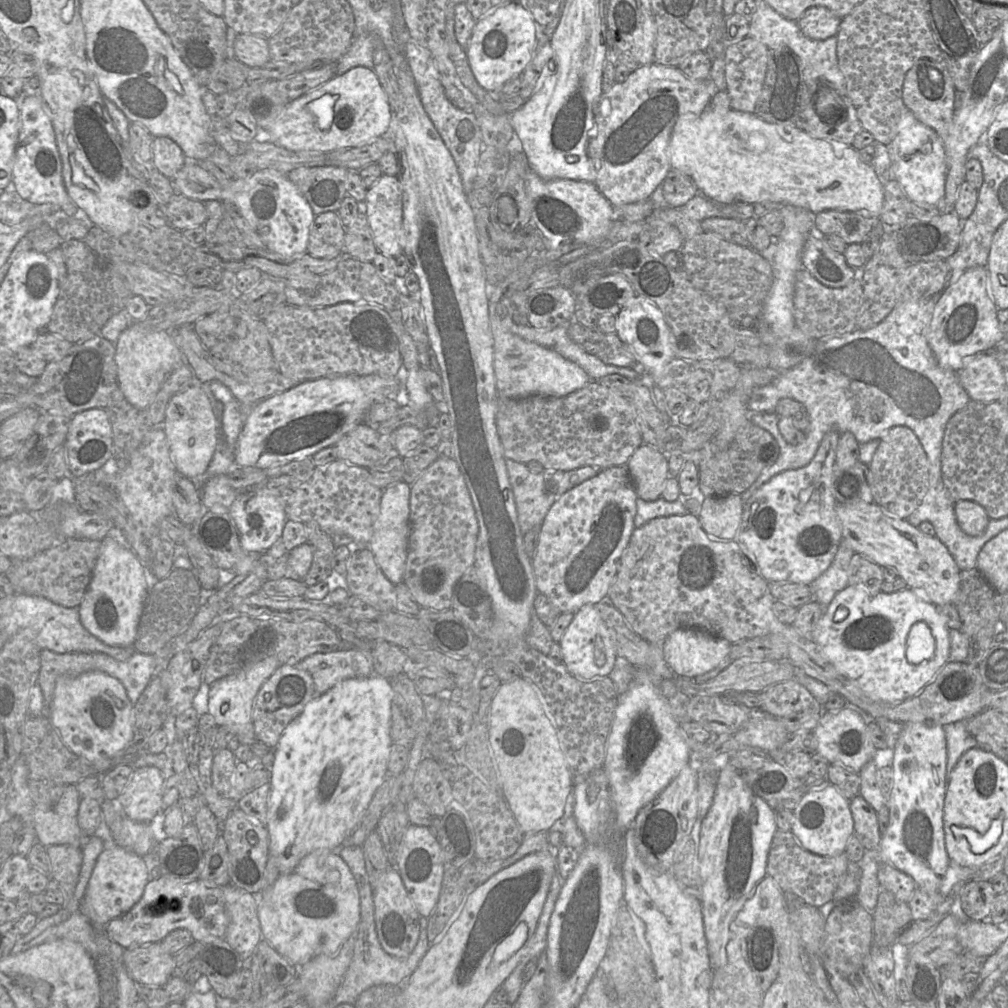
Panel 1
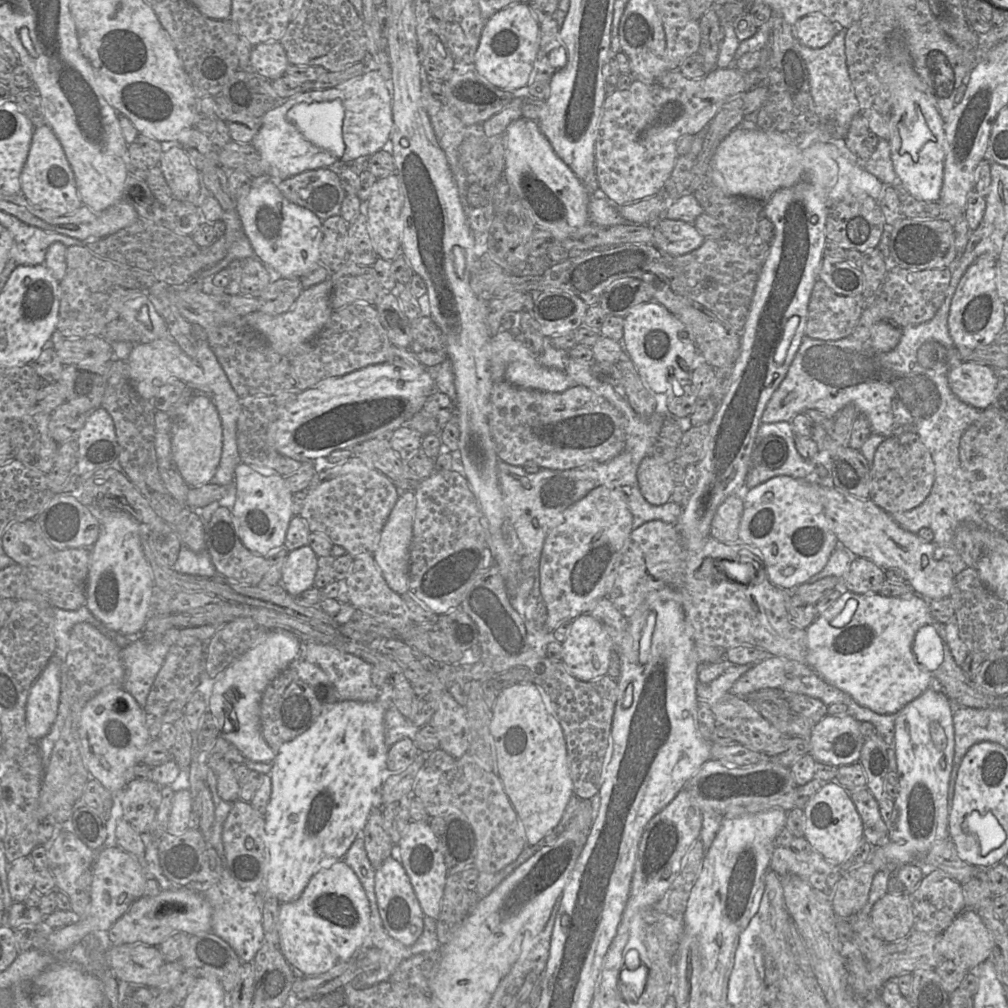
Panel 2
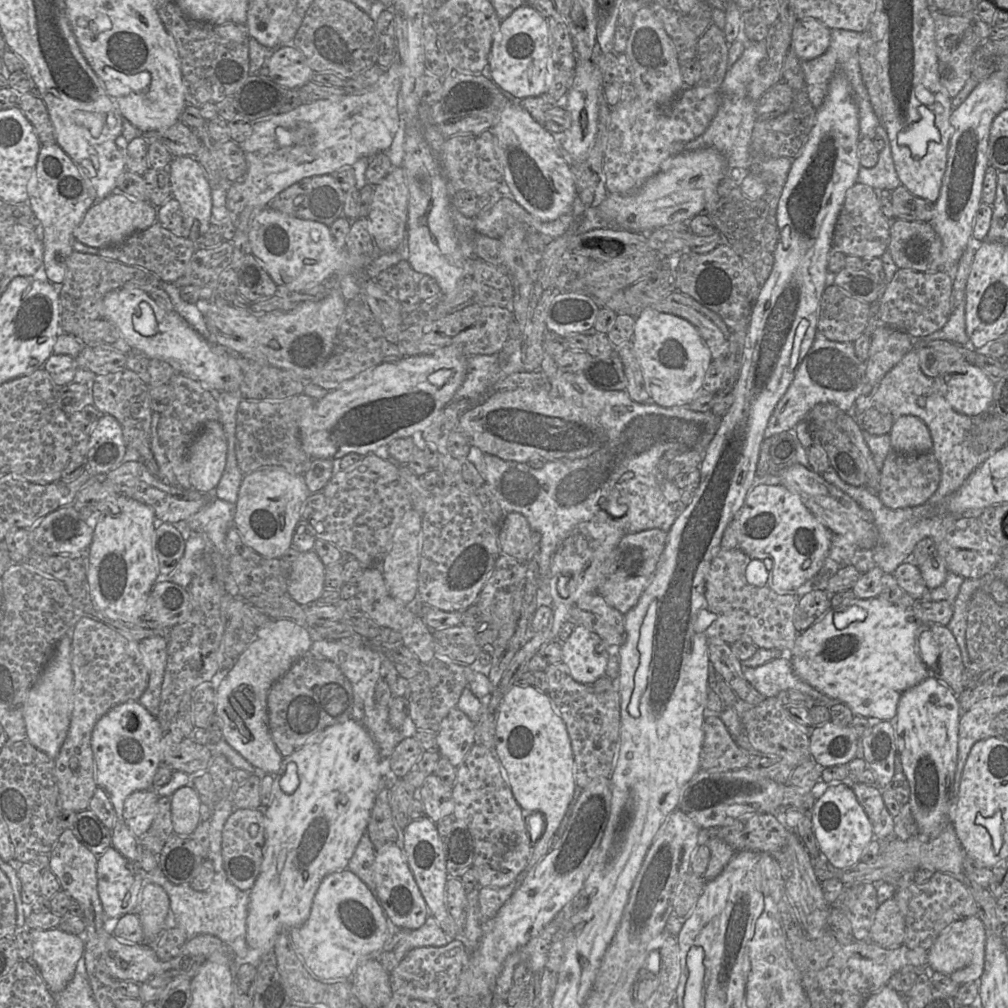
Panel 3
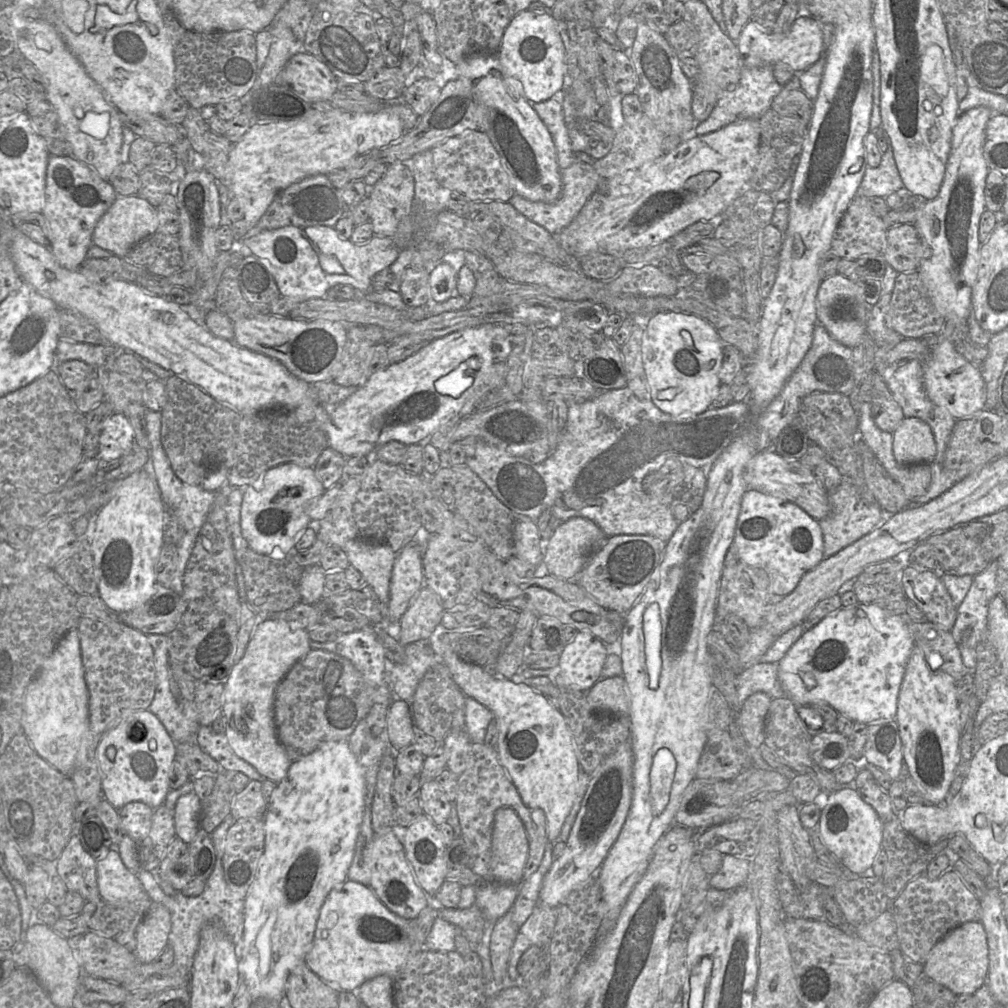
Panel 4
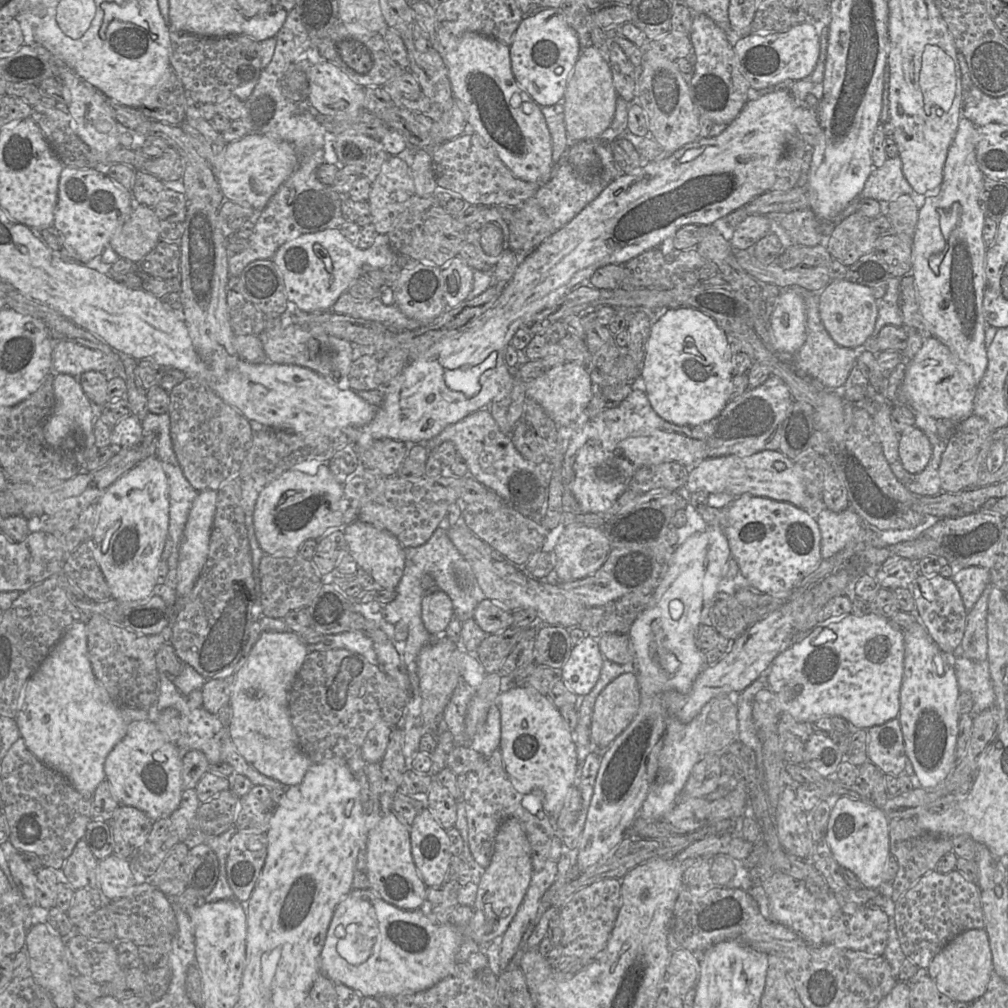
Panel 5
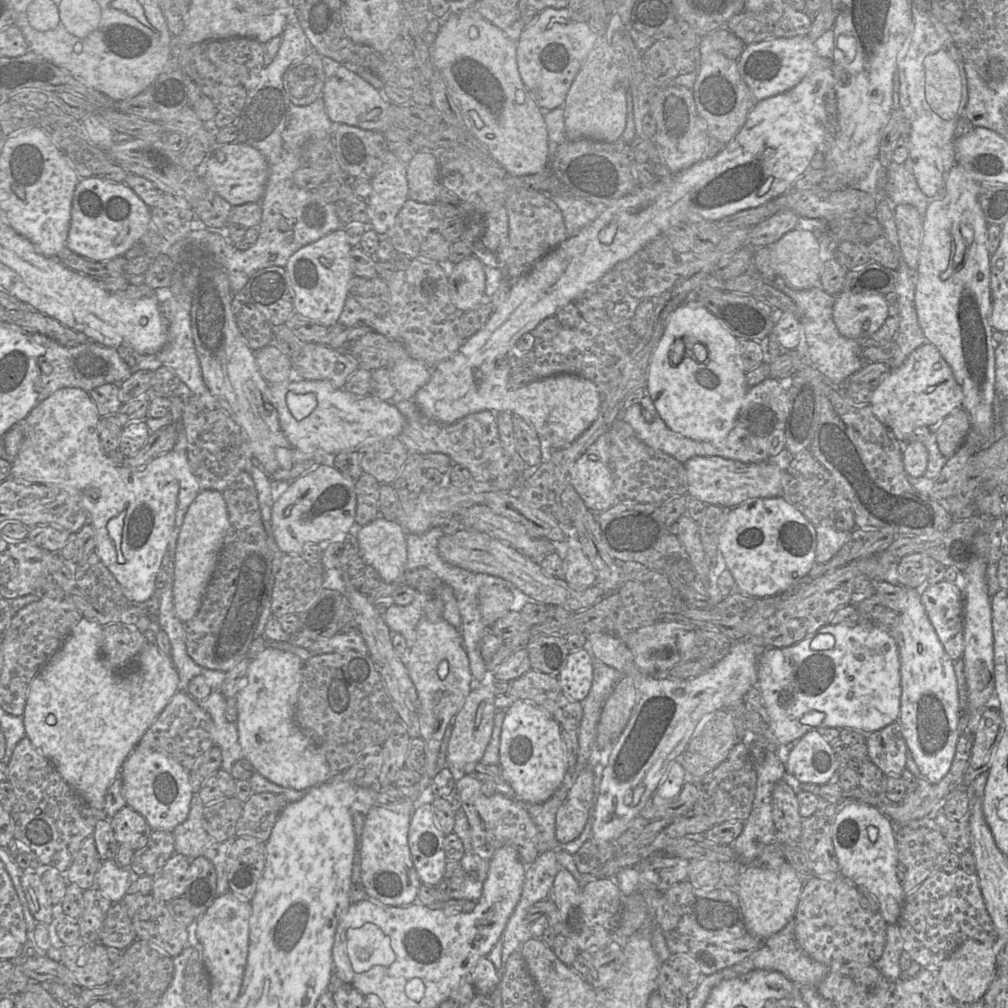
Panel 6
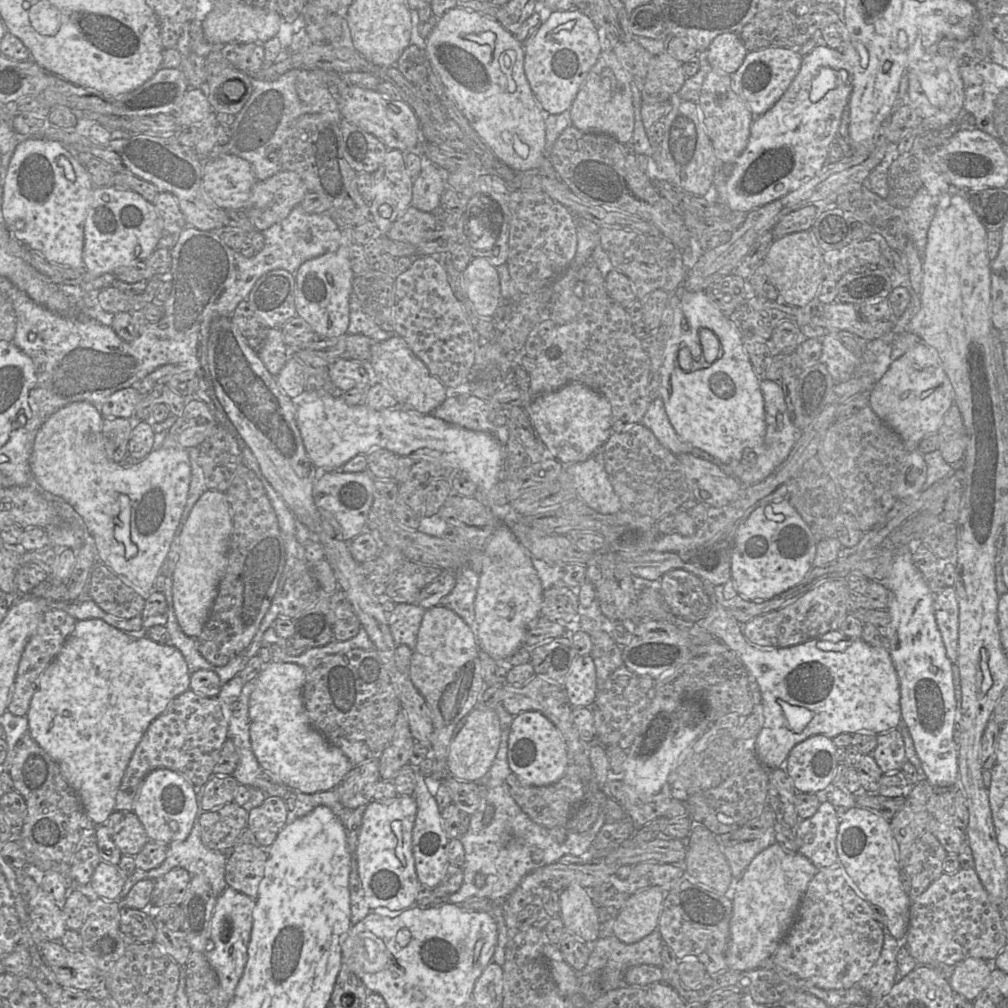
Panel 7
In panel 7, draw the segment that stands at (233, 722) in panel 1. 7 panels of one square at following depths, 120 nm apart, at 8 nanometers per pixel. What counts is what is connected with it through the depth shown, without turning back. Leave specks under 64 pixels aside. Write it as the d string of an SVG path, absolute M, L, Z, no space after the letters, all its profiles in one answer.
M271 661L264 665L255 679L255 688L249 699L250 738L261 768L292 789L316 793L337 788L354 765L312 725L303 703L304 669L290 662Z

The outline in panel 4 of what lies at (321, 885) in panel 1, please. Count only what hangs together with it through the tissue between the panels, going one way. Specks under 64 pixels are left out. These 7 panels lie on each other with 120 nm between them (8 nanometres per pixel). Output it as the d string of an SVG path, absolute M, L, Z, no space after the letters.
M347 879L334 887L326 897L319 913L314 940L305 957L308 967L323 981L343 991L355 991L367 980L379 975L395 977L406 962L424 948L416 943L412 923L390 911L374 891L362 883Z

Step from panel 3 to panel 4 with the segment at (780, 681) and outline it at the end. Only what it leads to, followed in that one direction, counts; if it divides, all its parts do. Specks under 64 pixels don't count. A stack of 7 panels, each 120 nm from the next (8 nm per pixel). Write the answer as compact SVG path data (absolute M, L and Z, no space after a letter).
M757 662L743 668L736 677L736 690L741 706L756 692L764 692L772 699L787 697L778 678L777 663Z

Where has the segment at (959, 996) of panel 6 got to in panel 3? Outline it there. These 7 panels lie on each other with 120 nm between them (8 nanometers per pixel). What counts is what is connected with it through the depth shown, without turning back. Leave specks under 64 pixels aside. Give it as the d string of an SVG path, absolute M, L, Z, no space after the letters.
M977 915L953 922L938 935L928 951L924 970L941 972L958 984L978 982L984 970L986 939L985 926Z

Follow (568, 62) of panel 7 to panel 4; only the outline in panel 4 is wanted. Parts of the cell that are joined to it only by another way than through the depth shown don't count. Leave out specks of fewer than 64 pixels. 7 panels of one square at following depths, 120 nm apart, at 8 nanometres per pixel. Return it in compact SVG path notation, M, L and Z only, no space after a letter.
M527 9L512 17L503 34L498 57L506 74L521 82L530 100L543 102L562 90L567 73L565 48L551 13Z

